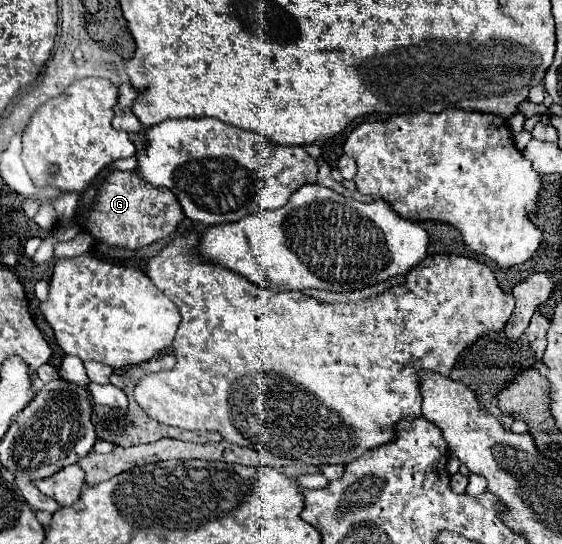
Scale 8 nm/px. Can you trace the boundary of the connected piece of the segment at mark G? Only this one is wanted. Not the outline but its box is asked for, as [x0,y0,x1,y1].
[83,171,183,249]

